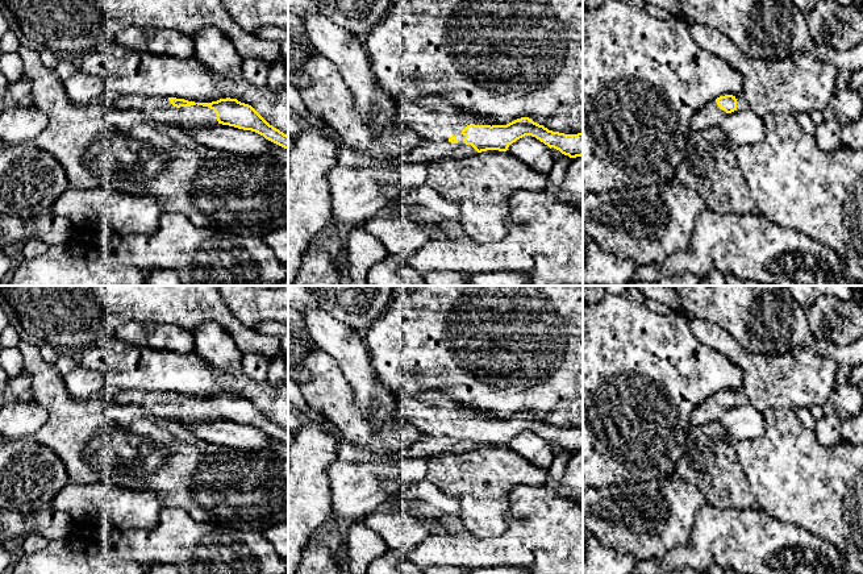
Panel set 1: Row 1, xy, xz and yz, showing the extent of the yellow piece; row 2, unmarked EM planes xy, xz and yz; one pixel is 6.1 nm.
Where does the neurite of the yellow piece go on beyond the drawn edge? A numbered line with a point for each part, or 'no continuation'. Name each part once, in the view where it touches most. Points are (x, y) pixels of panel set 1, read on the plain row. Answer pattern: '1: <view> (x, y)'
1: xy (195, 411)

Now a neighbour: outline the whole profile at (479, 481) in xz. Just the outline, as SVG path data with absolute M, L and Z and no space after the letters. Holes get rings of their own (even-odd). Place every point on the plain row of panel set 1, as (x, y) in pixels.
M499 445L432 456L426 474L426 481L459 504L459 519L478 538L506 532L508 494L514 486L546 486L547 478L546 469Z

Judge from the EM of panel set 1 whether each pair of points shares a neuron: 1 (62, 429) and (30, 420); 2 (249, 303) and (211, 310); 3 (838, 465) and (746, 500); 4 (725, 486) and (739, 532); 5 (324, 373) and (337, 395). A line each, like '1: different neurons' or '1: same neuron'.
1: different neurons
2: different neurons
3: different neurons
4: different neurons
5: same neuron

